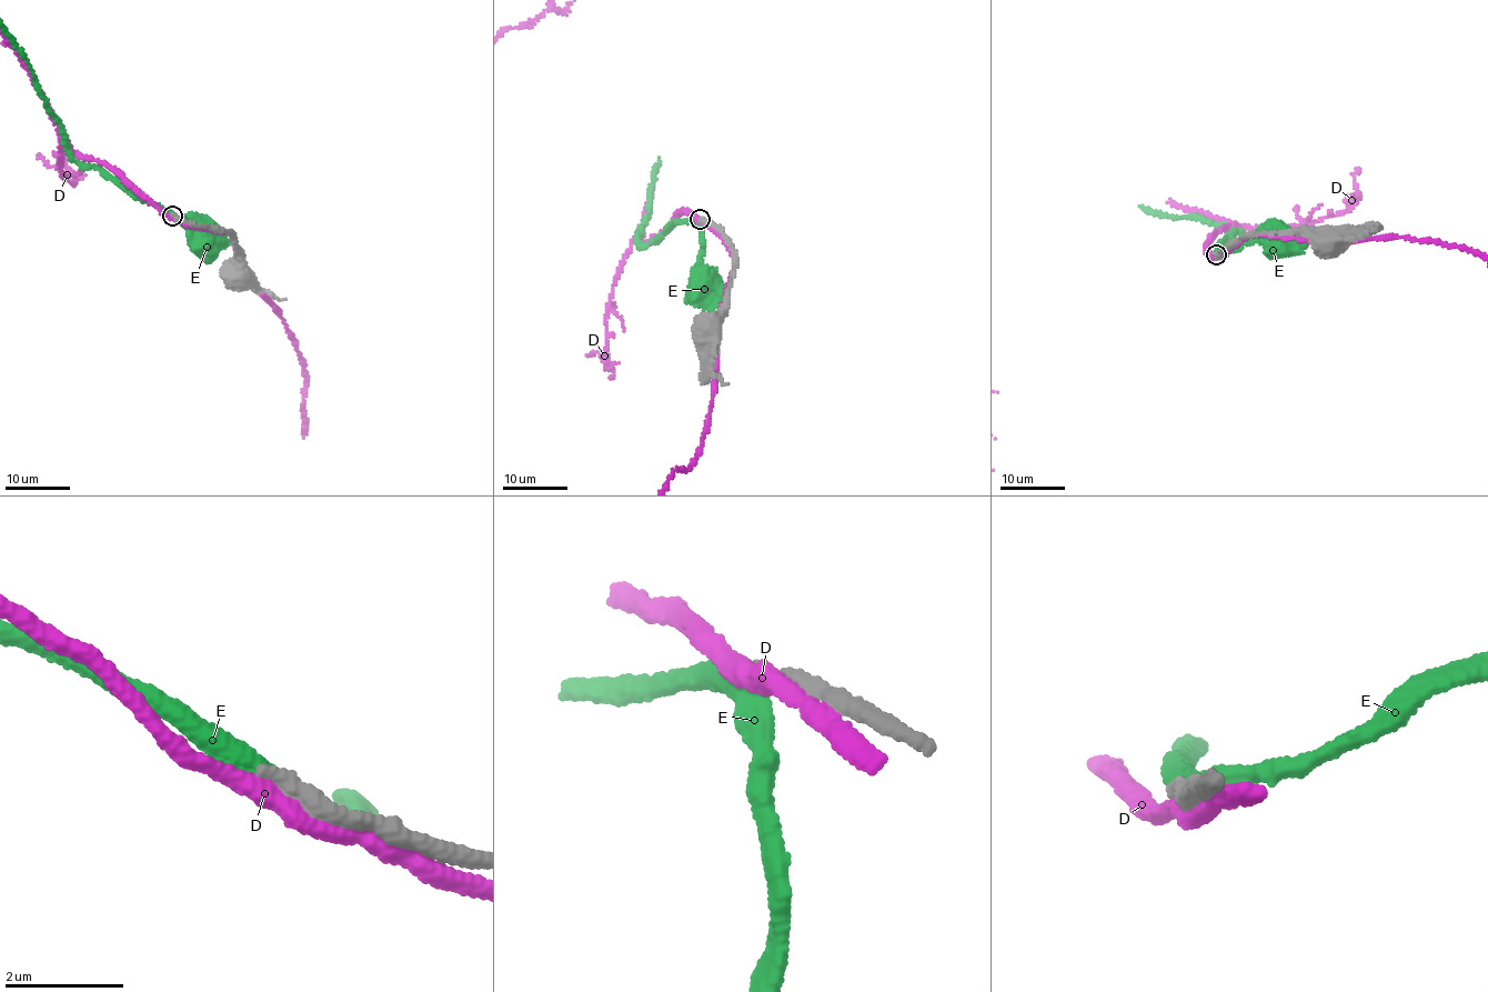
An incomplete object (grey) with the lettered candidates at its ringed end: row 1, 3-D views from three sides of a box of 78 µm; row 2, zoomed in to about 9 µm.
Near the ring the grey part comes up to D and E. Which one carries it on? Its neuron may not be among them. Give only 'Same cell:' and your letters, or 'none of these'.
Same cell: none of these

